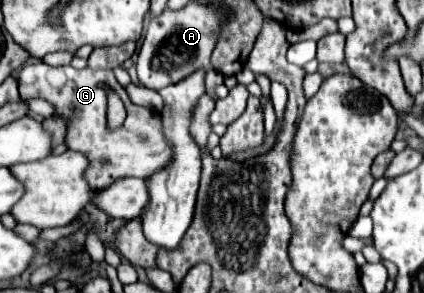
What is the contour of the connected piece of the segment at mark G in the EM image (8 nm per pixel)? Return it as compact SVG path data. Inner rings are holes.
M37 61L23 65L17 77L17 85L23 97L43 97L55 105L55 115L69 119L67 145L73 151L81 151L91 161L91 169L87 169L87 181L93 191L101 191L125 177L149 179L151 175L171 165L175 151L173 143L163 133L161 115L153 109L131 103L125 89L117 83L113 71L93 71L91 67L73 69L71 65L51 67L43 61ZM109 91L115 91L127 109L127 119L119 129L107 127Z

